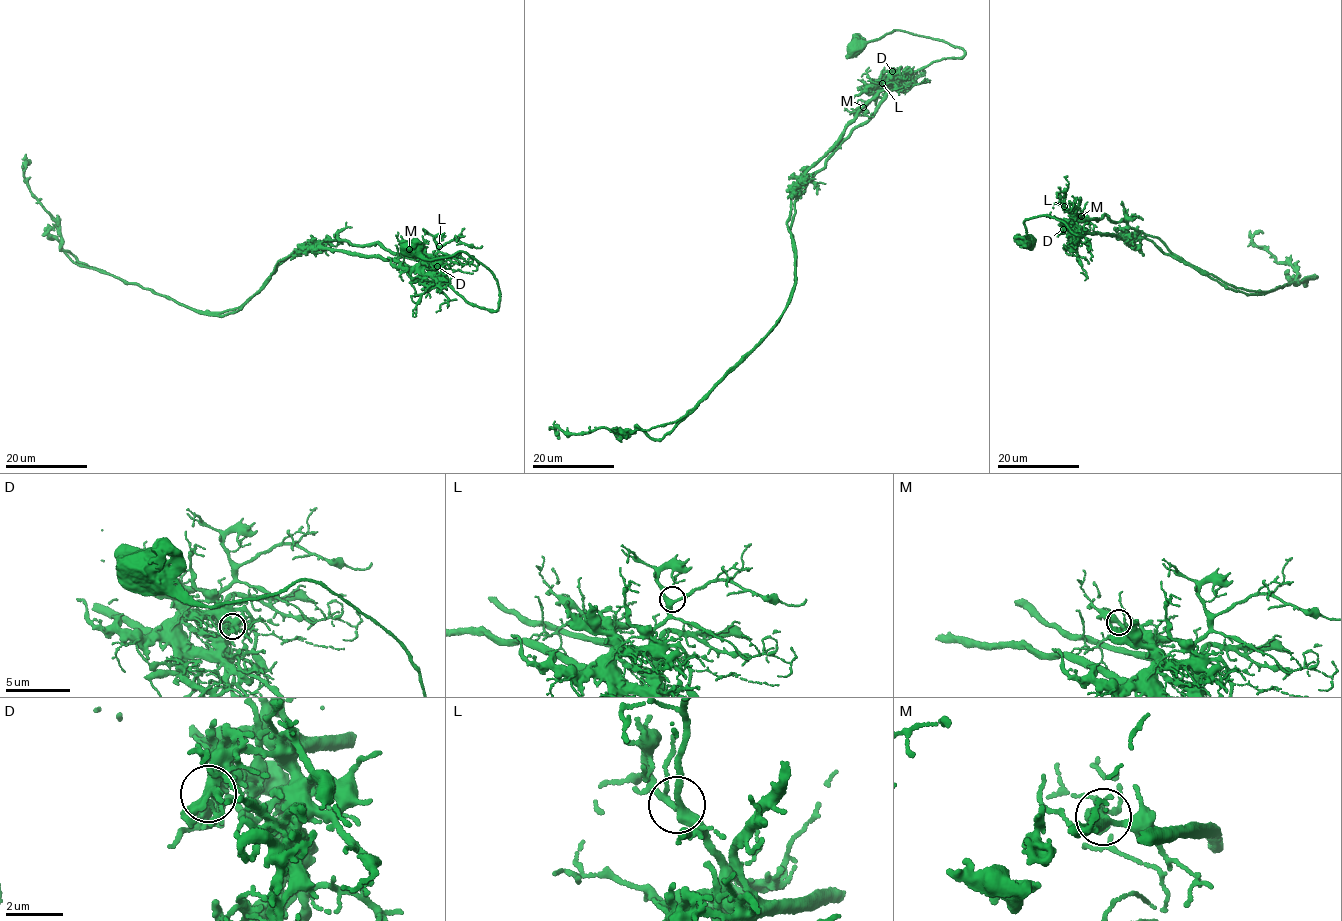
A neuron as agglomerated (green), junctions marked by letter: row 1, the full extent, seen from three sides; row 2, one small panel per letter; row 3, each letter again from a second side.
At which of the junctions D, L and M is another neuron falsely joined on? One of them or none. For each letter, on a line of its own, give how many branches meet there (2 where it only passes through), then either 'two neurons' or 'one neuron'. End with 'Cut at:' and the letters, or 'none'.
D: 4 branches meet; two neurons
L: 3 branches meet; one neuron
M: 3 branches meet; one neuron
Cut at: D

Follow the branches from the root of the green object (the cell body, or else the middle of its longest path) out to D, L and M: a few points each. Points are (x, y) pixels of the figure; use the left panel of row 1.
D: (409, 247), (431, 260), (458, 251), (473, 256), (495, 275), (499, 308), (469, 302), (442, 283), (437, 266)
L: (409, 247), (431, 260), (463, 251), (482, 263), (496, 279), (497, 310), (469, 302), (435, 277), (439, 246)
M: (409, 247), (431, 260), (458, 251), (473, 256), (495, 275), (499, 308), (493, 311), (469, 302), (409, 249)

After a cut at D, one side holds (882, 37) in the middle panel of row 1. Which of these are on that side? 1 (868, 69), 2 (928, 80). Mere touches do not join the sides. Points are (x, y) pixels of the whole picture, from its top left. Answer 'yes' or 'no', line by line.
1: no
2: no

